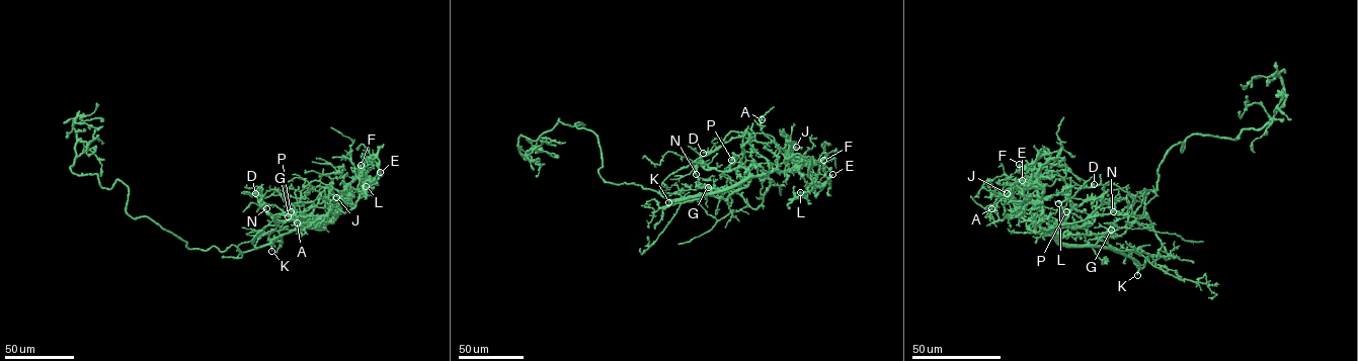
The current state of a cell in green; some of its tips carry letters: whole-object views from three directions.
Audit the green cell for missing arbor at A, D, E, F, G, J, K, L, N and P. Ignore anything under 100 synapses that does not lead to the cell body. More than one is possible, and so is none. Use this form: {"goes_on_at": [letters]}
{"goes_on_at": ["K"]}

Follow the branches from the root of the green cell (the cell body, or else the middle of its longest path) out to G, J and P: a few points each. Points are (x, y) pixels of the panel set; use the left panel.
G: (218, 248), (225, 251), (232, 245), (246, 252), (307, 227), (302, 218), (288, 216)
J: (218, 248), (235, 245), (244, 253), (297, 229), (320, 230), (343, 198), (333, 201), (328, 194), (336, 197)
P: (218, 248), (225, 251), (232, 245), (250, 251), (297, 229), (320, 230), (337, 213), (300, 216), (291, 211)

